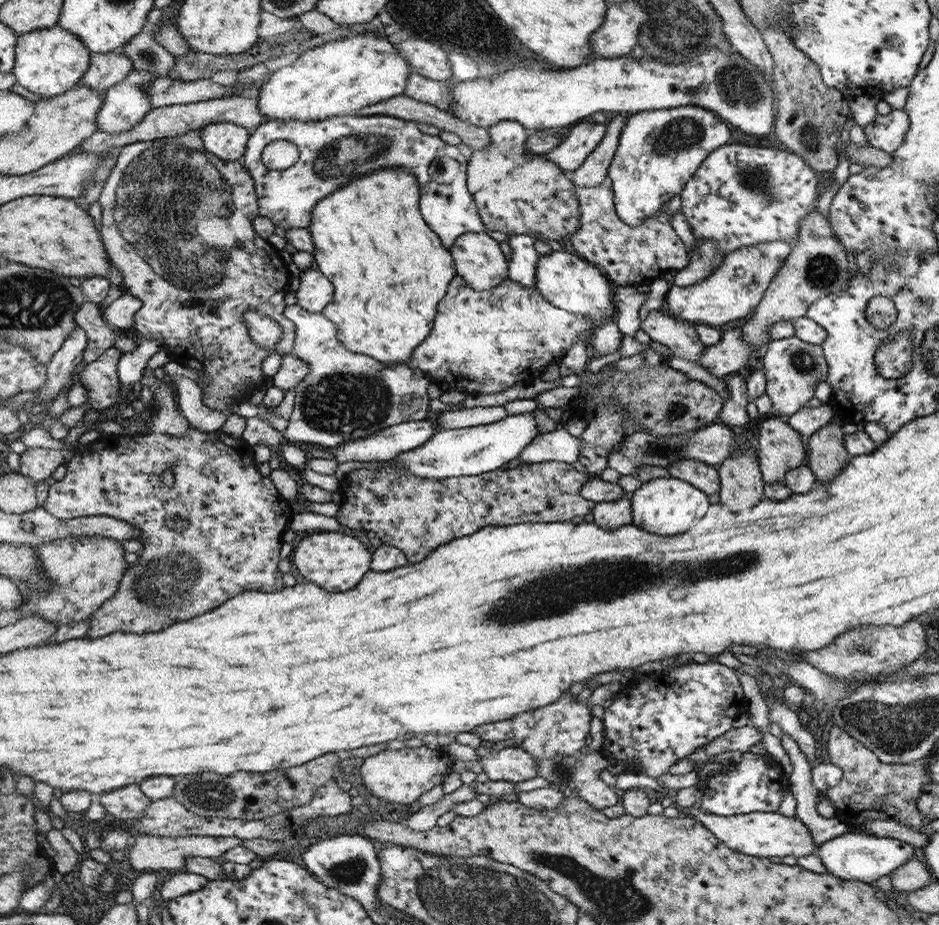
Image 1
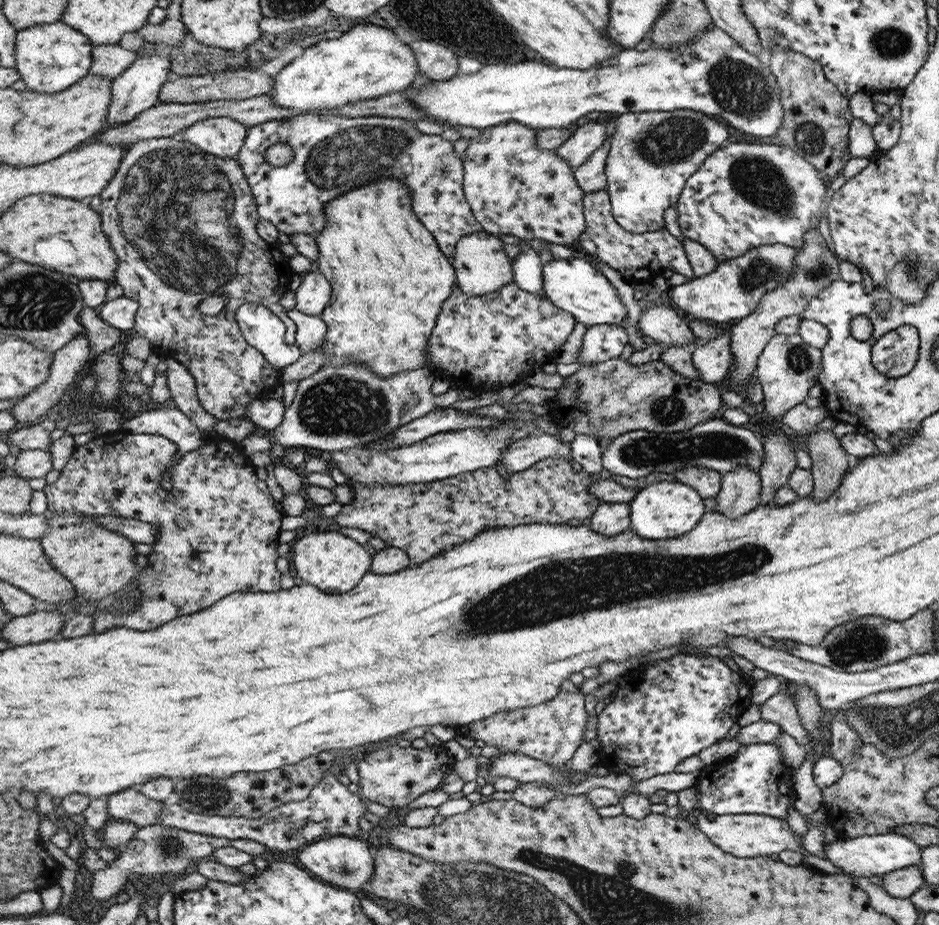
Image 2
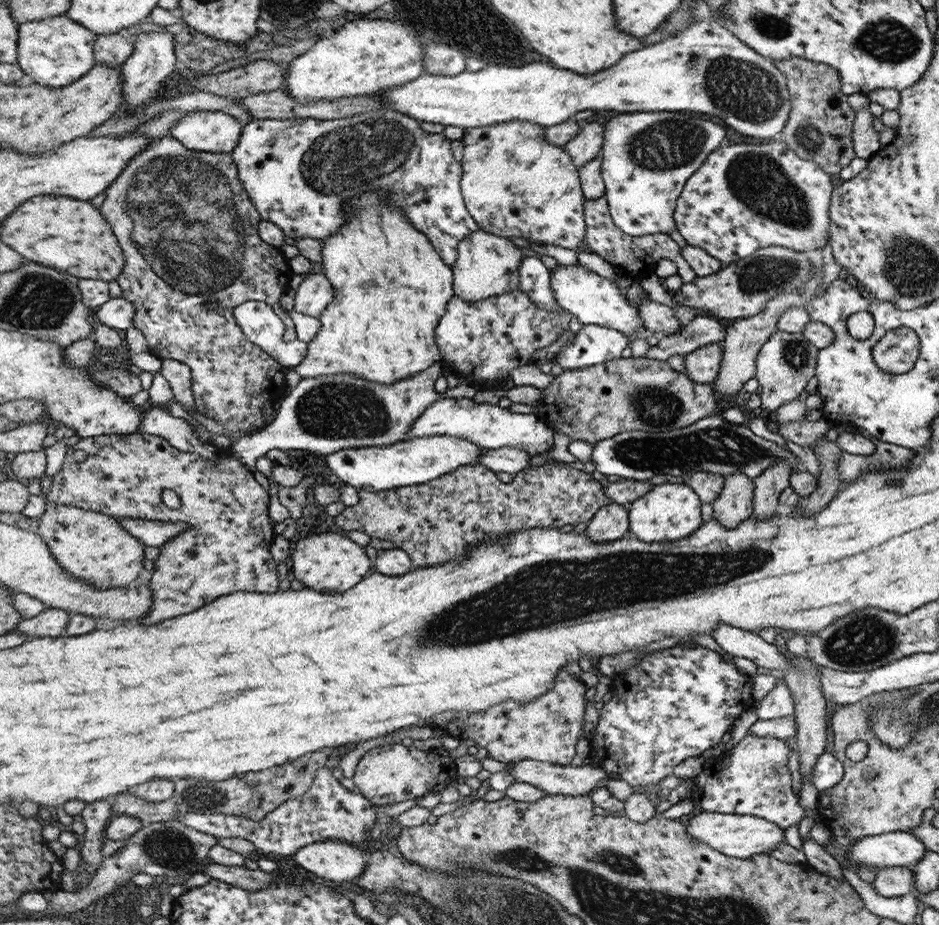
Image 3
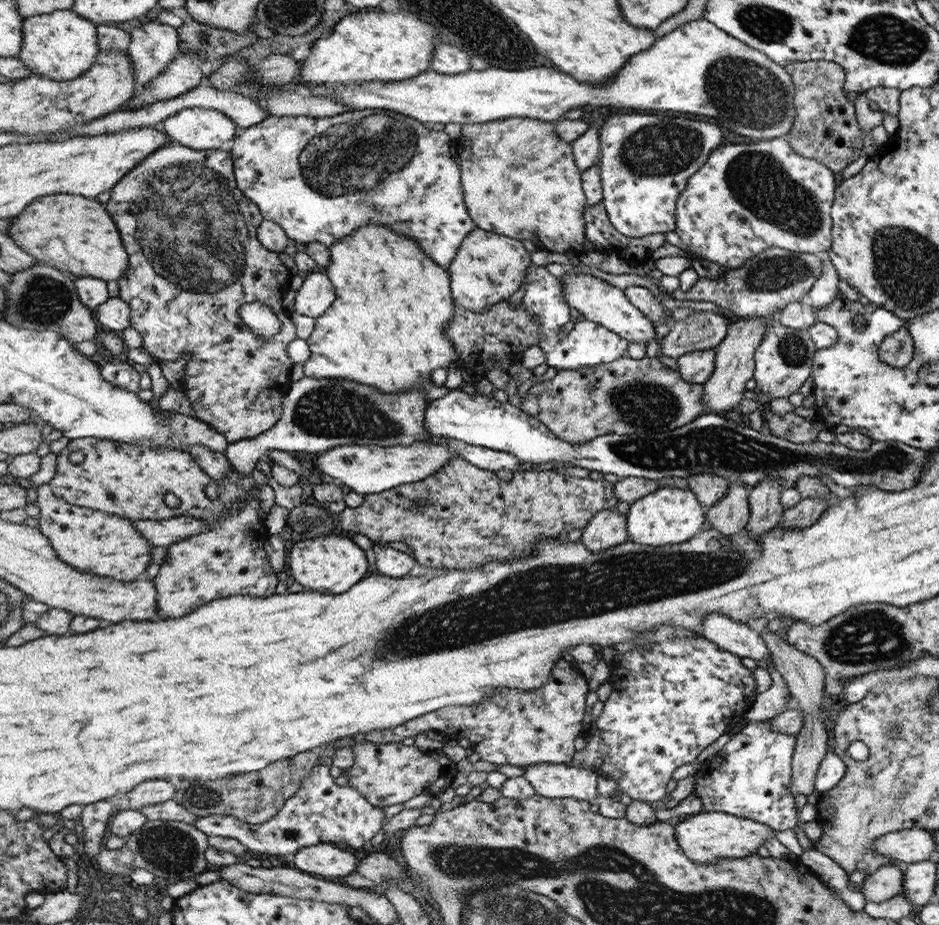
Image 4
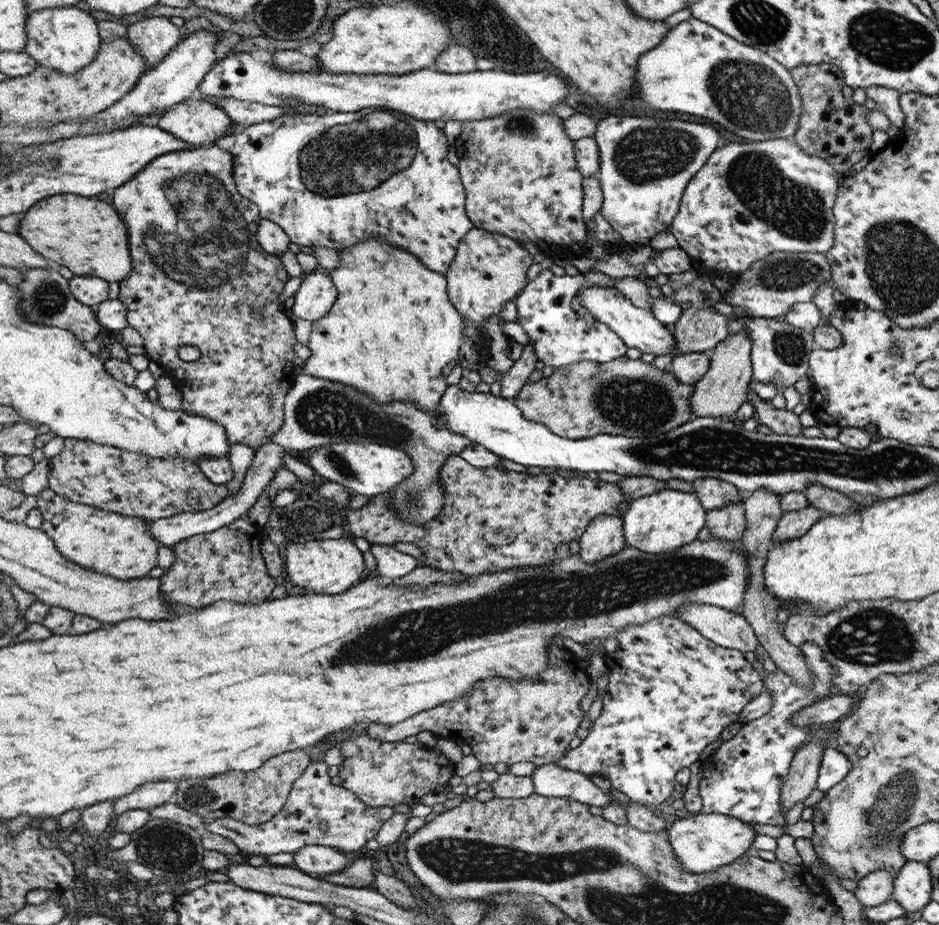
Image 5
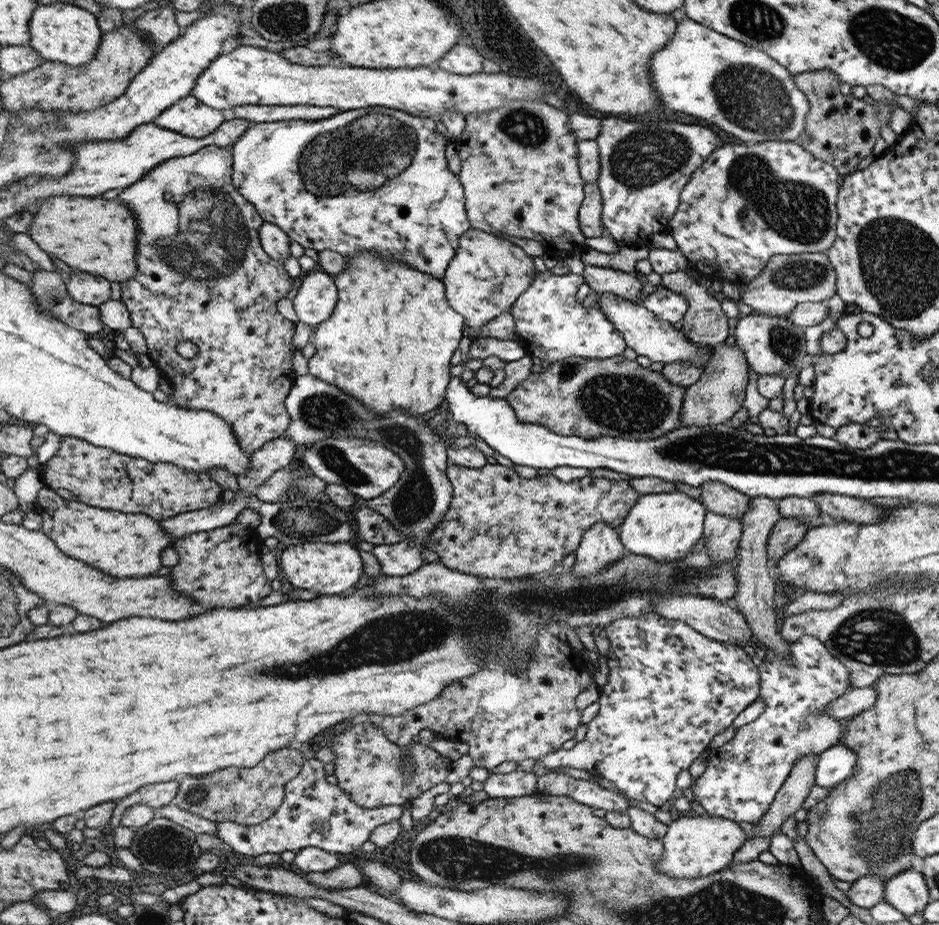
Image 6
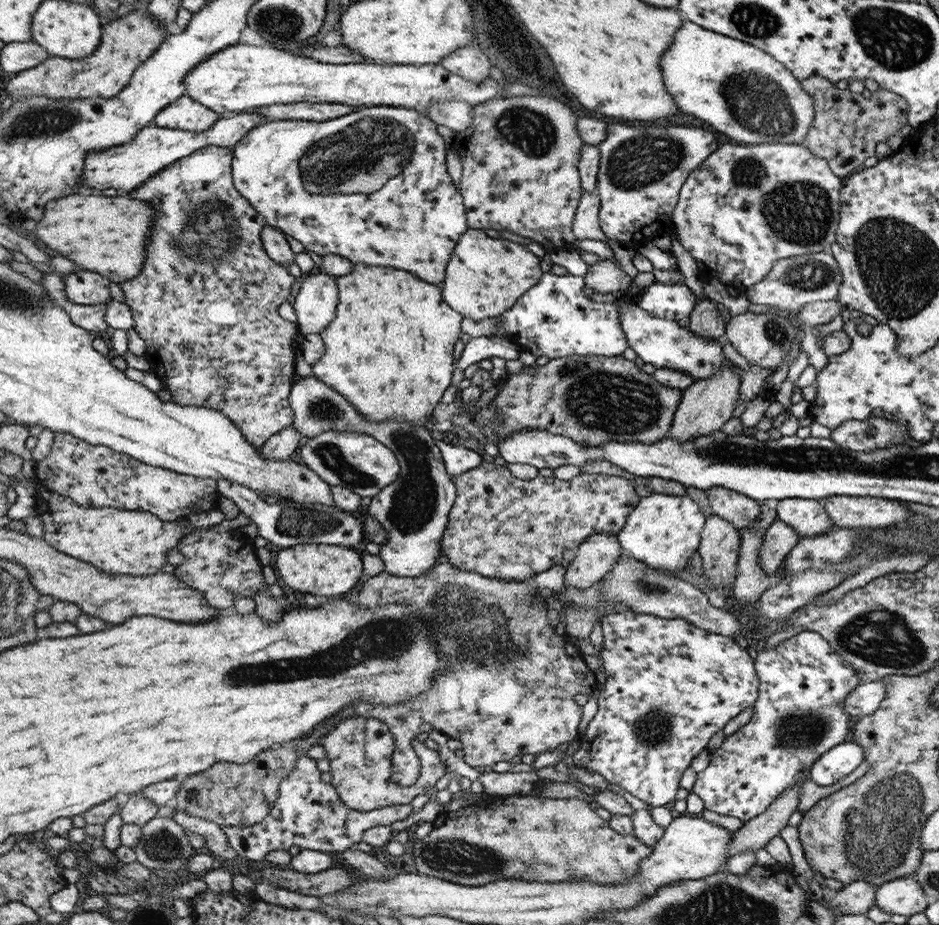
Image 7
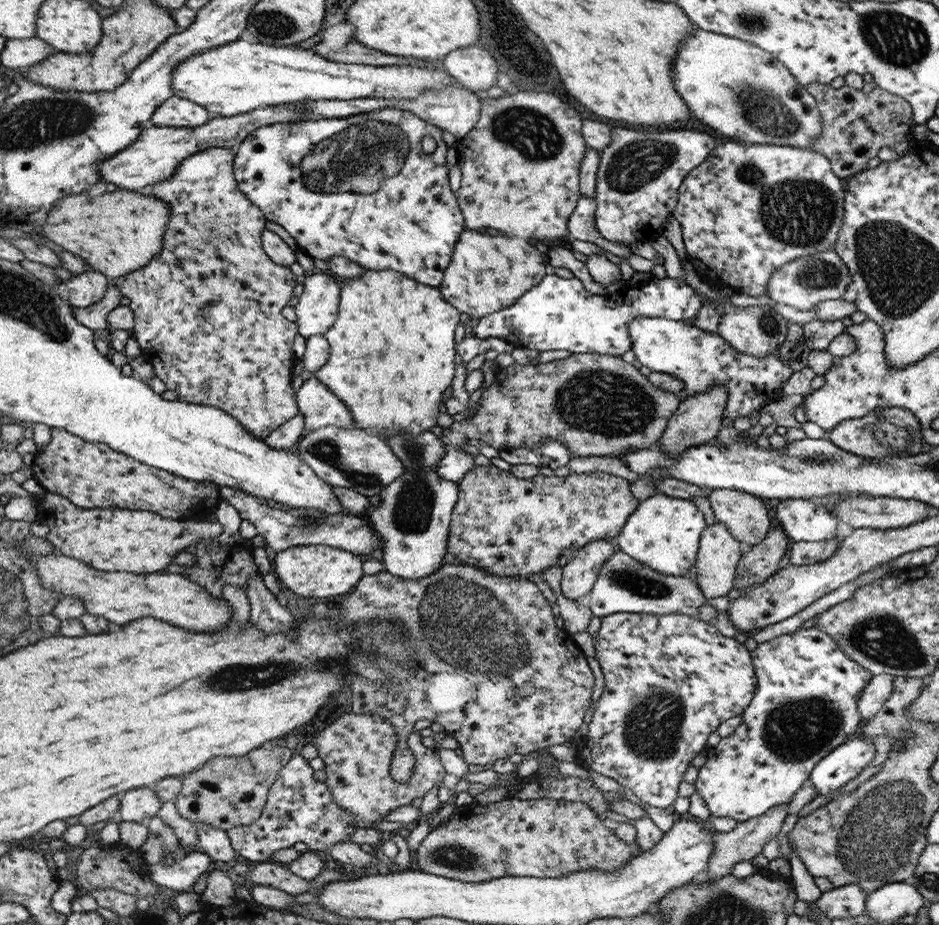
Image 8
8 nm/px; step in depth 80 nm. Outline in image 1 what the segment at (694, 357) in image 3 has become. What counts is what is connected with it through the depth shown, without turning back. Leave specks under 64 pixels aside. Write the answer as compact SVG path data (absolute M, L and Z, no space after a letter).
M723 331L721 336L718 344L706 347L702 357L698 359L698 364L720 379L739 373L745 368L749 371L750 358L757 357L757 352L742 340L742 331Z

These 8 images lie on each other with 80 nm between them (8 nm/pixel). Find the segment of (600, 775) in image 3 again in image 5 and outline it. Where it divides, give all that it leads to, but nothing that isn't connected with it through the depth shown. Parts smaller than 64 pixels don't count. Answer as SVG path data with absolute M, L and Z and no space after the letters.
M556 763L539 765L531 774L534 792L540 796L566 797L589 807L604 808L618 801L606 785L596 784L587 774L568 770Z

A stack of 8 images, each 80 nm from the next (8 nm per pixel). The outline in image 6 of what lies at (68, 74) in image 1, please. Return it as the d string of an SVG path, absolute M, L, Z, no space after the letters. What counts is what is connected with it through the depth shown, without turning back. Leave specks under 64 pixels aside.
M72 2L38 5L33 12L29 31L32 33L29 45L43 56L44 61L63 62L74 67L83 66L96 58L103 35L97 16Z

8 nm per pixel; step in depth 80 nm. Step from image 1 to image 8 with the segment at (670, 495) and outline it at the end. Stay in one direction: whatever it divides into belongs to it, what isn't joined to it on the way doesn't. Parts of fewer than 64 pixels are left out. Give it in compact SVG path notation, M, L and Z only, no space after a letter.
M655 493L639 503L637 510L629 516L629 522L620 534L613 538L617 548L648 568L669 574L687 576L697 559L700 547L700 532L705 530L702 511L690 499Z

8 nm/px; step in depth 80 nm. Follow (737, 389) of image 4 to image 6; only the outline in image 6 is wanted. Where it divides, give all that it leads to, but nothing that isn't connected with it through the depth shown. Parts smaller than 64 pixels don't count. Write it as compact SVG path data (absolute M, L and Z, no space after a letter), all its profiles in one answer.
M719 344L713 348L712 356L696 383L686 388L685 403L682 404L682 419L679 427L706 426L727 423L735 412L743 408L748 384L748 367L744 352L738 344Z

